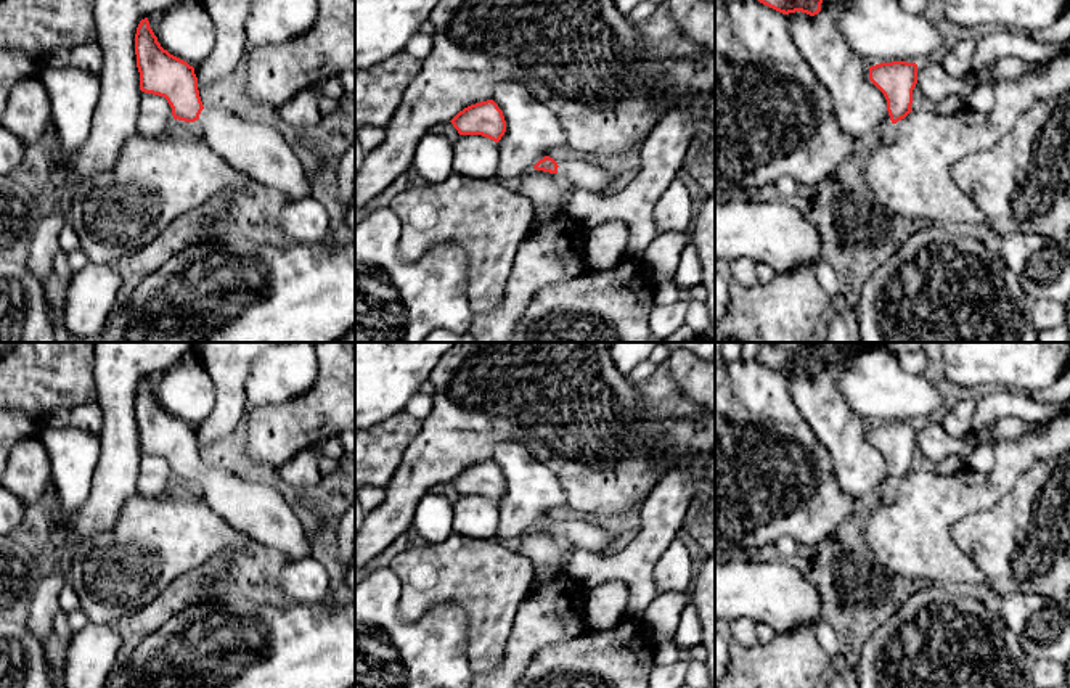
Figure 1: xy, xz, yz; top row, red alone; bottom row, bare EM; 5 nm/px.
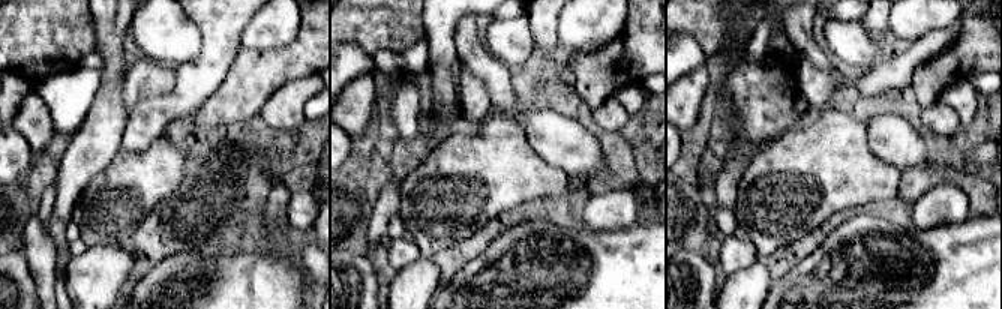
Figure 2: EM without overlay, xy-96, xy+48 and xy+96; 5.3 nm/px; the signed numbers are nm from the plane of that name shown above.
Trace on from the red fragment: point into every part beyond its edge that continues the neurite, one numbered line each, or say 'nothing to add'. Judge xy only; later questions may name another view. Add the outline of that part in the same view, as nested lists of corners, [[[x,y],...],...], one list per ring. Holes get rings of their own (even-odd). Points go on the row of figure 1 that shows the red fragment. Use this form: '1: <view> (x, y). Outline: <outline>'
1: xy (261, 151). Outline: [[[204,108],[198,122],[206,143],[233,169],[280,190],[288,199],[310,196],[302,164],[280,129],[212,108]]]

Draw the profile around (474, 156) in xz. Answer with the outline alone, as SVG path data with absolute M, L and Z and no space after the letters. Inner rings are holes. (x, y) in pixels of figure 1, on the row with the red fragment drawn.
M461 135L453 143L453 172L476 180L487 180L496 175L500 146L482 135Z

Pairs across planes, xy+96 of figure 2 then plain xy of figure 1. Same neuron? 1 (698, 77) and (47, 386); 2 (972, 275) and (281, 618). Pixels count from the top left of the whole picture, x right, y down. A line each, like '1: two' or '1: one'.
1: two
2: one

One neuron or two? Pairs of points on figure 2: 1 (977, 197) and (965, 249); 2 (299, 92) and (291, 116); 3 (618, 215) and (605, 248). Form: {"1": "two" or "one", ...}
{"1": "two", "2": "one", "3": "two"}

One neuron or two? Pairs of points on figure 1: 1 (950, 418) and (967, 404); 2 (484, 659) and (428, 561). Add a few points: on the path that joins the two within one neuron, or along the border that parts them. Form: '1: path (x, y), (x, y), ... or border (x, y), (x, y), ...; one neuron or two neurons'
1: path (955, 417), (963, 409); one neuron
2: path (484, 635), (484, 616), (452, 584); one neuron

